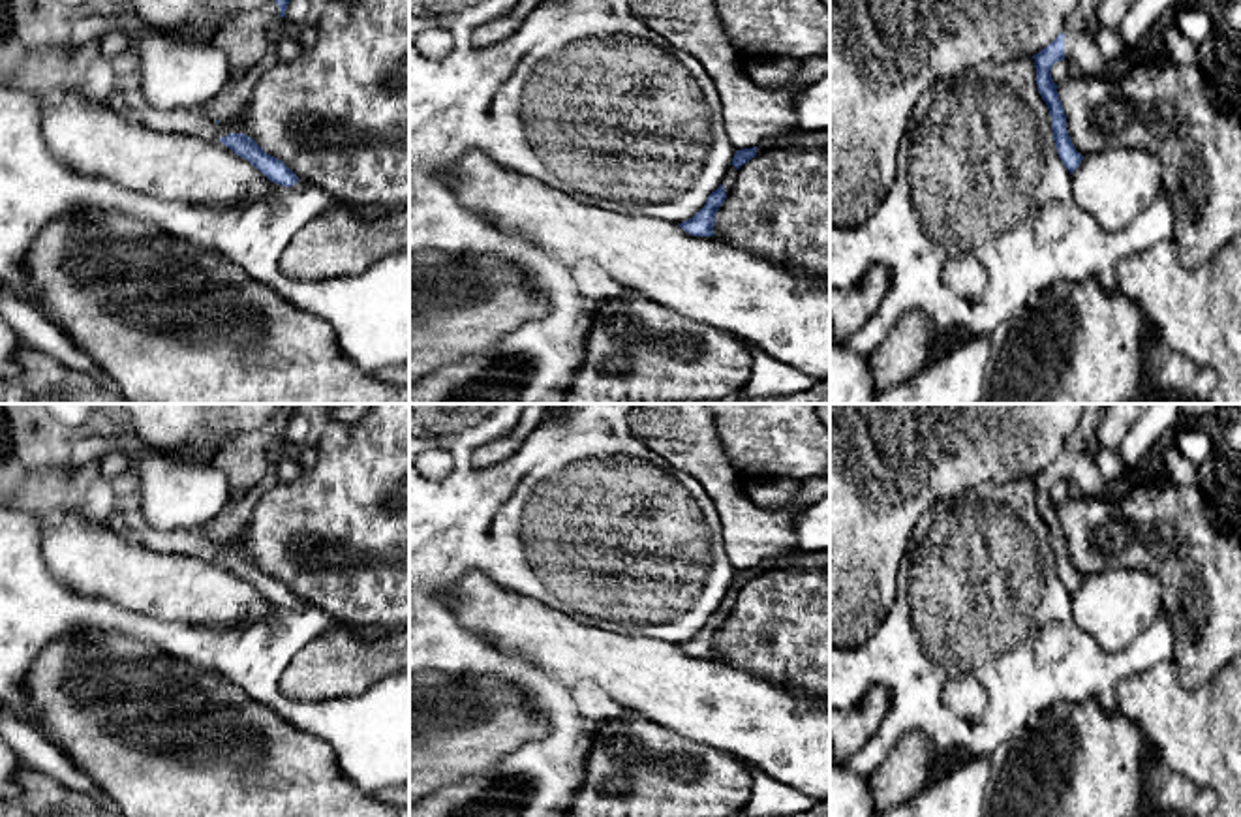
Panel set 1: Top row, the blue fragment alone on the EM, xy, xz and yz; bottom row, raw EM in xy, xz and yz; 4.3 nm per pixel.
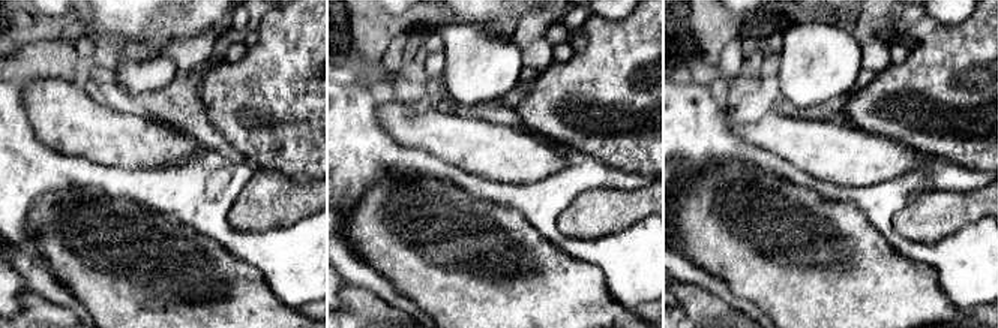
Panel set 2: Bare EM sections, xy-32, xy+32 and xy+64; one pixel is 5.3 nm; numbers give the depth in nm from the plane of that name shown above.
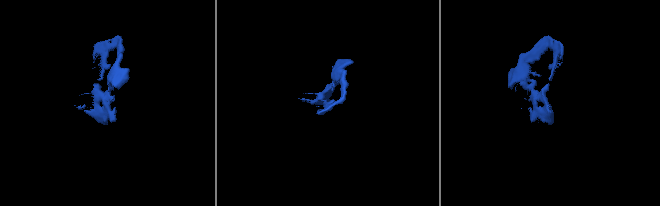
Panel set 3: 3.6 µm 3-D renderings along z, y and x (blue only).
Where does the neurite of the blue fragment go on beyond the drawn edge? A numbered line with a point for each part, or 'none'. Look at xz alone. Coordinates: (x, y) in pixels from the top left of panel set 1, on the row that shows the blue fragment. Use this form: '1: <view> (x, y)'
1: xz (729, 179)

